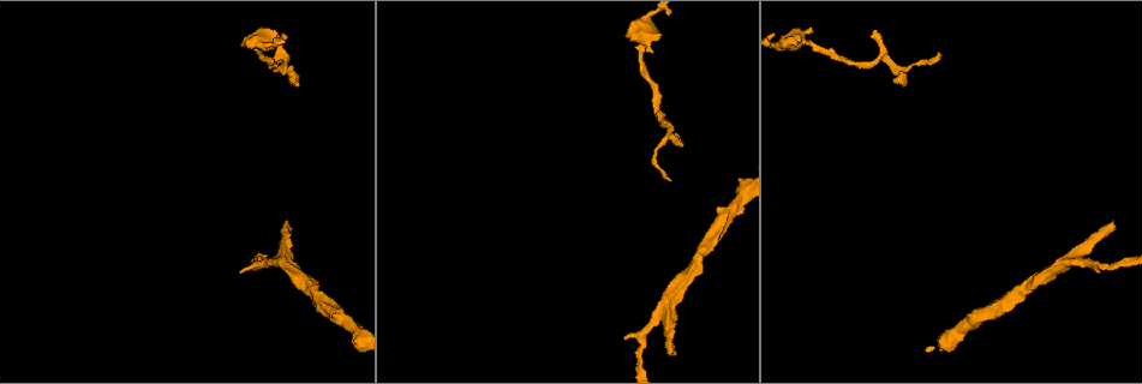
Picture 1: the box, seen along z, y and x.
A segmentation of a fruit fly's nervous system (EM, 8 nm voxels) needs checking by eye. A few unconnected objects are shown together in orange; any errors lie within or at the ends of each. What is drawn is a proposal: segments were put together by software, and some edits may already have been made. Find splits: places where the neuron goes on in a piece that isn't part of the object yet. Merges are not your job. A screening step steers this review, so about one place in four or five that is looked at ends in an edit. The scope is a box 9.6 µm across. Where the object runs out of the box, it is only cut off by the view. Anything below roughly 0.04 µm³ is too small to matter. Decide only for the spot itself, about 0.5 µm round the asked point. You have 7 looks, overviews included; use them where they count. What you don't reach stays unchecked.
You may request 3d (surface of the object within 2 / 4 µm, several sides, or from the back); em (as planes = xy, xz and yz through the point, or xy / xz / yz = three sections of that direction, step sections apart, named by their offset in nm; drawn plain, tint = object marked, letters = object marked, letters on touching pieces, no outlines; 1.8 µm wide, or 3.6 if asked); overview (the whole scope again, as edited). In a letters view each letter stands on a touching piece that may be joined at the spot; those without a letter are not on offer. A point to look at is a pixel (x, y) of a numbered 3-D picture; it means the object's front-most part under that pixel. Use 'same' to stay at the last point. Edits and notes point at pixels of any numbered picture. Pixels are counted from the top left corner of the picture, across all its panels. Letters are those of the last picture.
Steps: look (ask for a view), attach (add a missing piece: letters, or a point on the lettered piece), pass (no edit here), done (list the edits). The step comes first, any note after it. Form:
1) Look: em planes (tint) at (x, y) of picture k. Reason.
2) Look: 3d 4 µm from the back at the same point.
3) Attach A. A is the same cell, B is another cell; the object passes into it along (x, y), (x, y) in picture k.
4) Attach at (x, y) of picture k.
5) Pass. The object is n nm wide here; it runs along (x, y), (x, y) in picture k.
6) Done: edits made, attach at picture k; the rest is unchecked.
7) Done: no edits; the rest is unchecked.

Look: em planes (letters) at (624, 337) of picture 1. An open end.

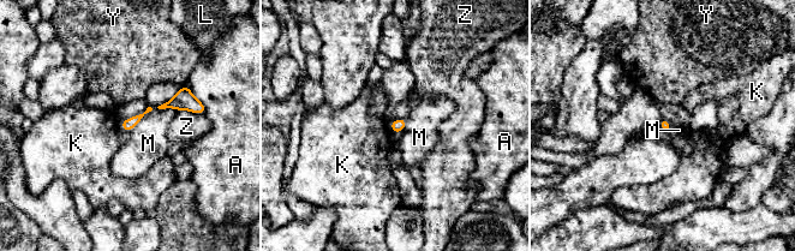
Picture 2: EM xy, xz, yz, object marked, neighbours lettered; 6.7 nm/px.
Pass. A, K, L, M, Y and Z are other cells; a border runs along (153, 108), (129, 131) in picture 2; none of them fits.

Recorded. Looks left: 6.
Look: em planes (tint) at (668, 350) of picture 1.

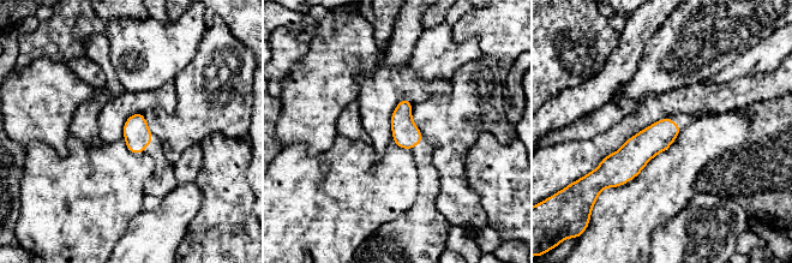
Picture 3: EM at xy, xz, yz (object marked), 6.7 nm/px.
Look: em planes (letters) at the same point. What lies round it.

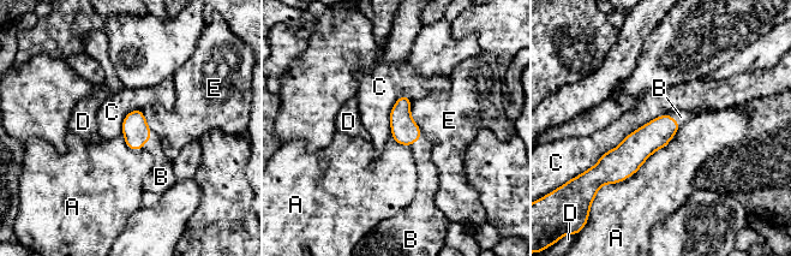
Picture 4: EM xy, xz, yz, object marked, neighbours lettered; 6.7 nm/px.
Attach B. B is the same cell, A, C, D and E are other cells; the object passes into it along (657, 134), (673, 119), (681, 117) in picture 4; the neuron continues.

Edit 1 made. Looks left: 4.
Look: em xy step 4 (tint) at (299, 85) of picture 1. Free end.

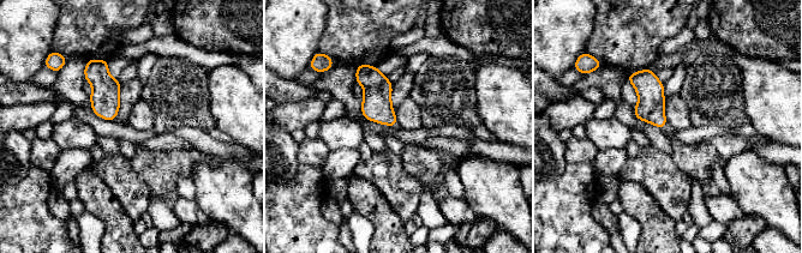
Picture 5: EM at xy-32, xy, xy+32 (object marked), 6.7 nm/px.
Look: em planes (letters) at the same point.

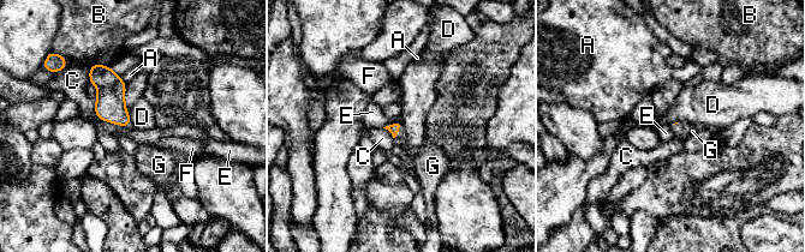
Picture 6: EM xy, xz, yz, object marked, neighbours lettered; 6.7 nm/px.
Attach G. G is the same cell, A, B, C, D, E and F are other cells; the neuron continues.

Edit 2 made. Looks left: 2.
Done: edits made, attach at picture 4, attach at picture 6; the rest is unchecked.

